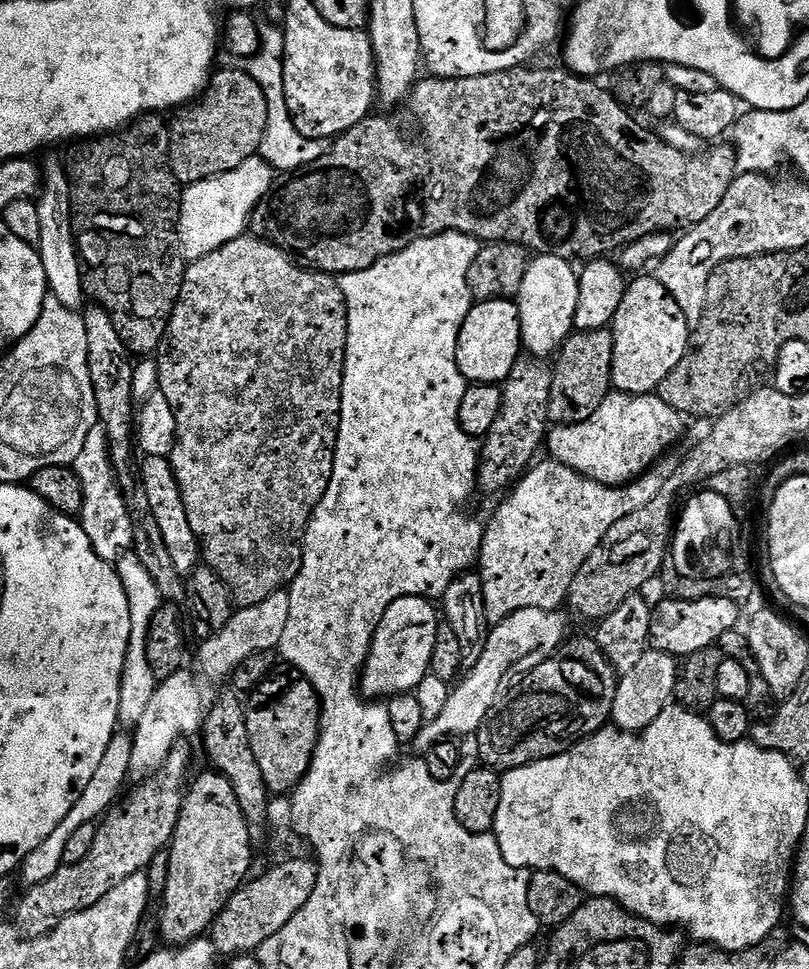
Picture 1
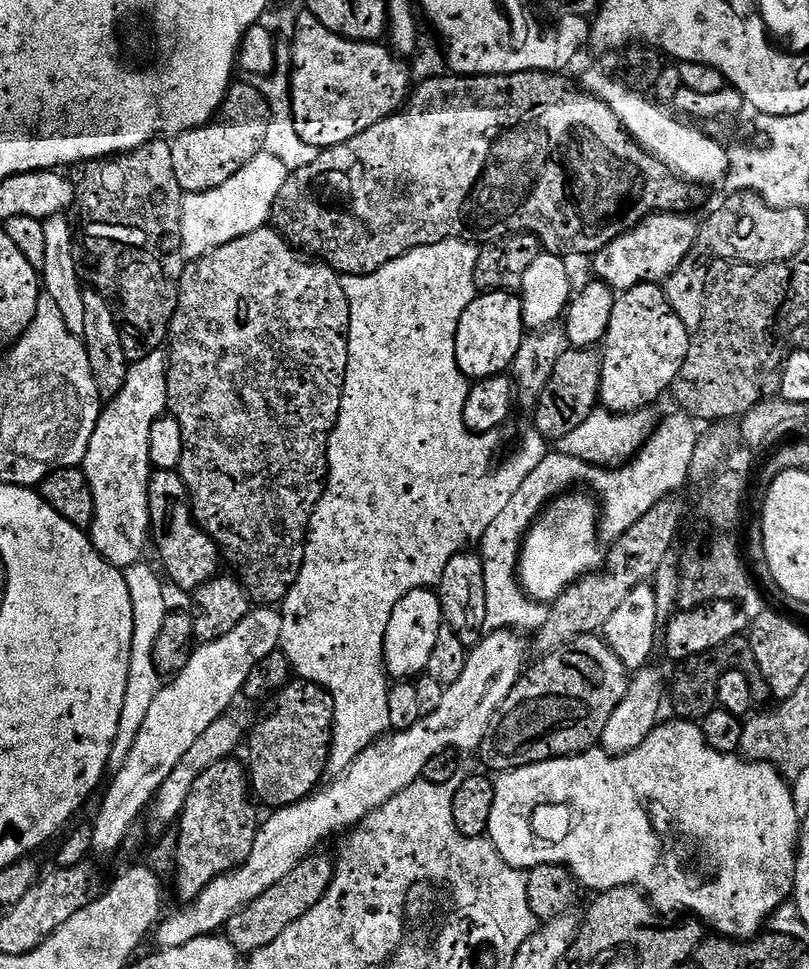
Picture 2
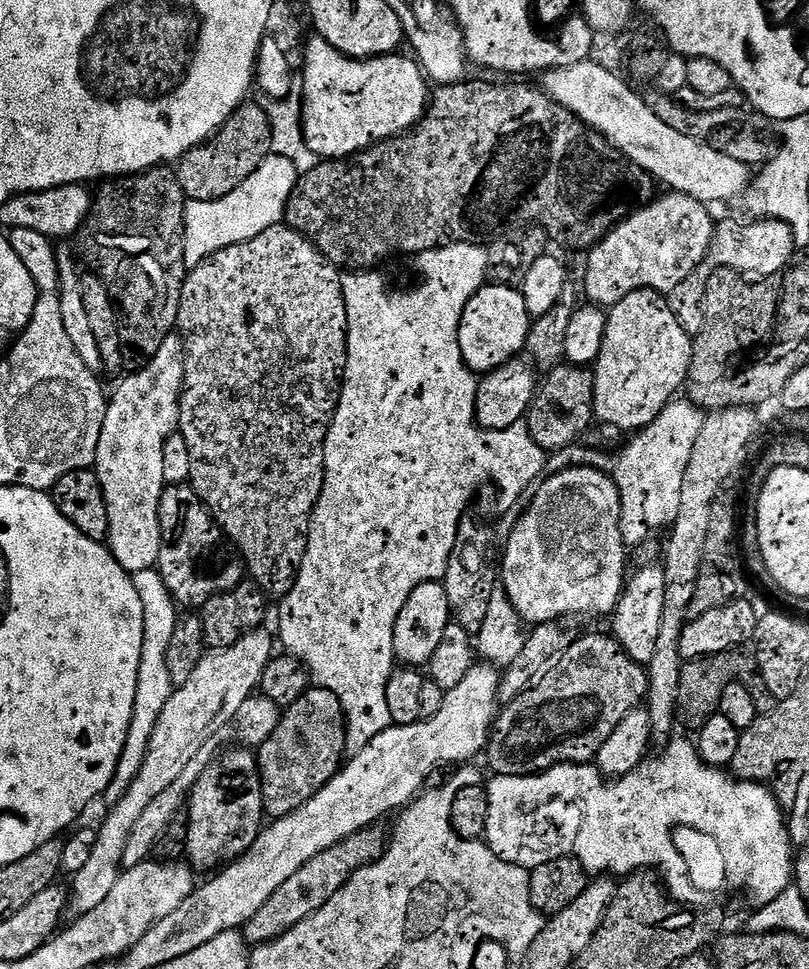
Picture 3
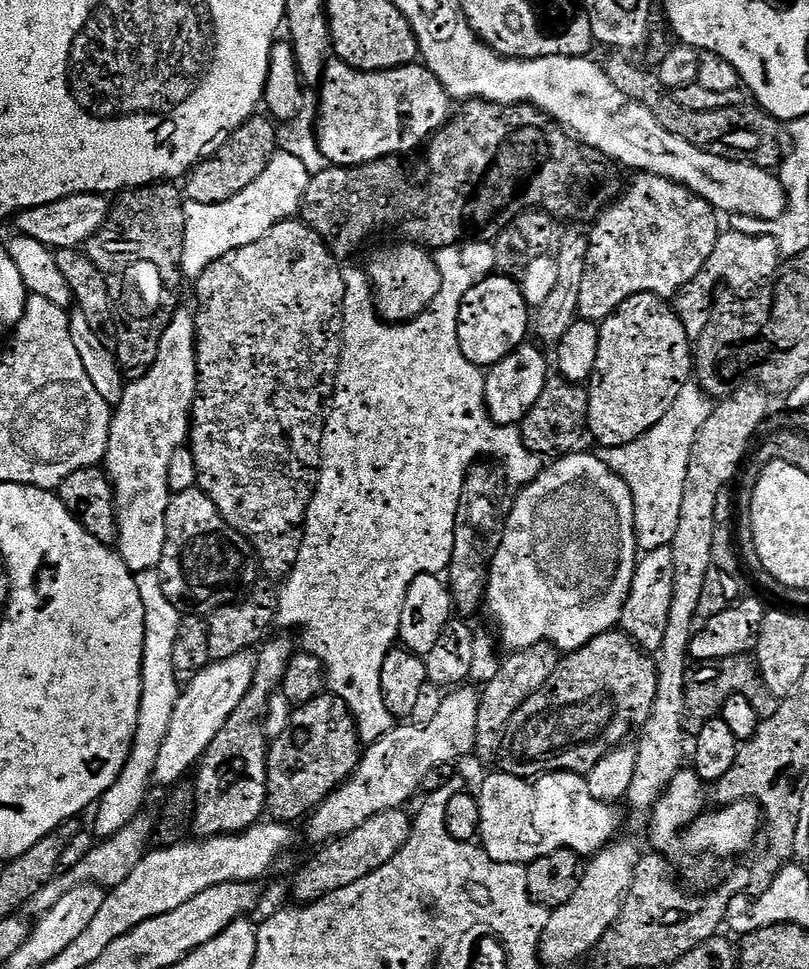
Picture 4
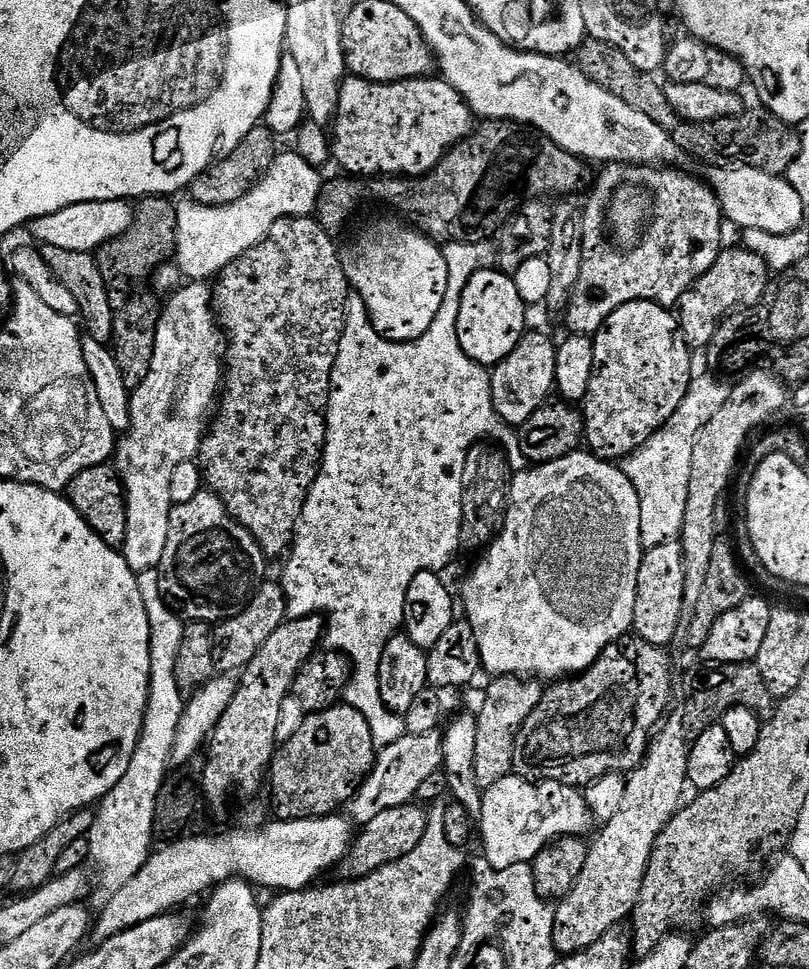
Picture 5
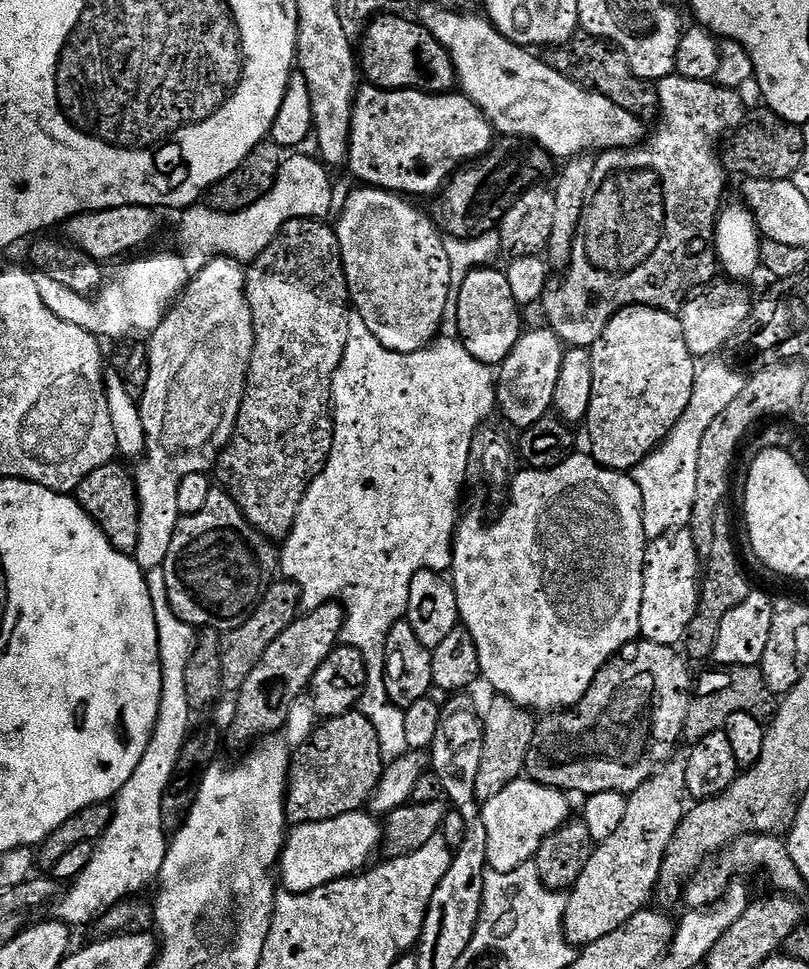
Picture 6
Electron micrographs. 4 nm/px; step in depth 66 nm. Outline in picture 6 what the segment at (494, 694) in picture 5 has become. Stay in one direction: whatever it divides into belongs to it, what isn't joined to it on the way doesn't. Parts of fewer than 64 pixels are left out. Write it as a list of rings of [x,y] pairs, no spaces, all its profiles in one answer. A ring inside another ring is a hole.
[[[507,698],[496,701],[482,713],[483,736],[480,739],[480,765],[476,778],[476,796],[483,802],[500,792],[512,780],[521,779],[524,759],[528,757],[528,747],[532,745],[533,725],[528,725],[529,713],[520,705]]]

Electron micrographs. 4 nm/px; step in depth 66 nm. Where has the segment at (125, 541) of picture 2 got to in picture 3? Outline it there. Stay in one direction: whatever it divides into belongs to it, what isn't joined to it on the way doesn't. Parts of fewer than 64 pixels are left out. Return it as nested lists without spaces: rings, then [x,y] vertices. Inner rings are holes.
[[[179,335],[163,337],[159,341],[152,361],[141,372],[128,376],[116,388],[107,401],[104,414],[98,424],[96,436],[96,464],[94,471],[102,486],[102,498],[106,500],[108,532],[106,547],[124,569],[135,574],[147,568],[156,568],[160,558],[160,523],[158,506],[166,487],[164,480],[164,447],[168,439],[180,427],[180,392],[184,389],[184,342]]]

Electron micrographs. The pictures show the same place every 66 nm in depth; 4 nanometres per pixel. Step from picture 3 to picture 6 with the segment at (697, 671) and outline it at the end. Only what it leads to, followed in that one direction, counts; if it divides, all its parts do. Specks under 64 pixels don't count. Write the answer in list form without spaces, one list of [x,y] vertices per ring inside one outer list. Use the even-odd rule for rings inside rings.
[[[722,664],[712,666],[709,672],[704,672],[694,684],[686,710],[683,739],[695,742],[706,738],[712,732],[719,732],[730,714],[745,712],[762,722],[771,721],[778,707],[778,696],[766,686],[766,678],[759,667],[738,666],[737,664]]]

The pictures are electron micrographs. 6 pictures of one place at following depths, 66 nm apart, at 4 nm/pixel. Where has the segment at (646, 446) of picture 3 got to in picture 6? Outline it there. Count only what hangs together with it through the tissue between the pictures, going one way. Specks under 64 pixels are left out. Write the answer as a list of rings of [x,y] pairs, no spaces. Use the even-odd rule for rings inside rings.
[[[716,362],[705,363],[708,365],[705,368],[703,365],[697,371],[694,390],[690,394],[690,404],[686,406],[686,410],[678,418],[676,424],[672,427],[672,431],[652,449],[649,456],[631,469],[632,479],[635,480],[638,490],[642,490],[645,537],[655,538],[667,532],[675,532],[678,528],[688,528],[691,525],[694,508],[694,482],[697,481],[698,476],[696,444],[702,446],[702,434],[706,434],[706,430],[710,430],[710,422],[714,422],[714,418],[718,418],[718,414],[722,414],[722,410],[726,410],[726,406],[730,406],[730,402],[734,402],[734,398],[744,389],[745,373],[735,372],[734,369],[727,368],[724,364],[712,363]]]

